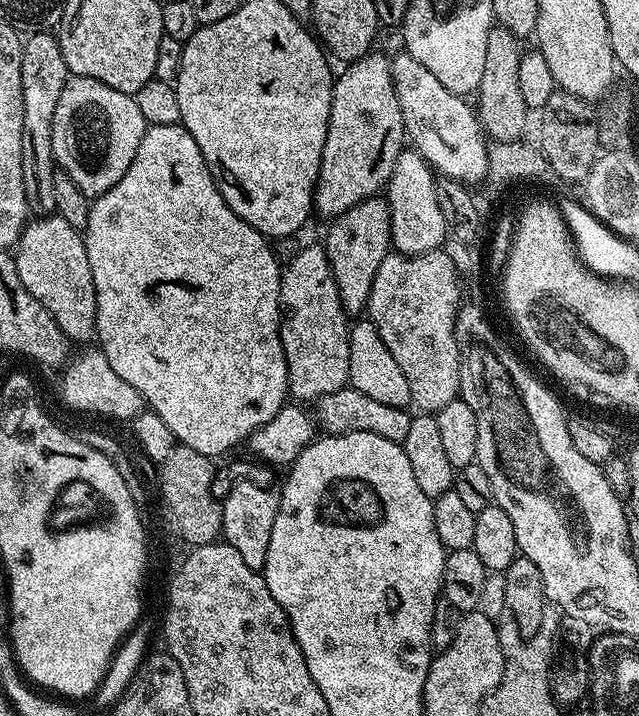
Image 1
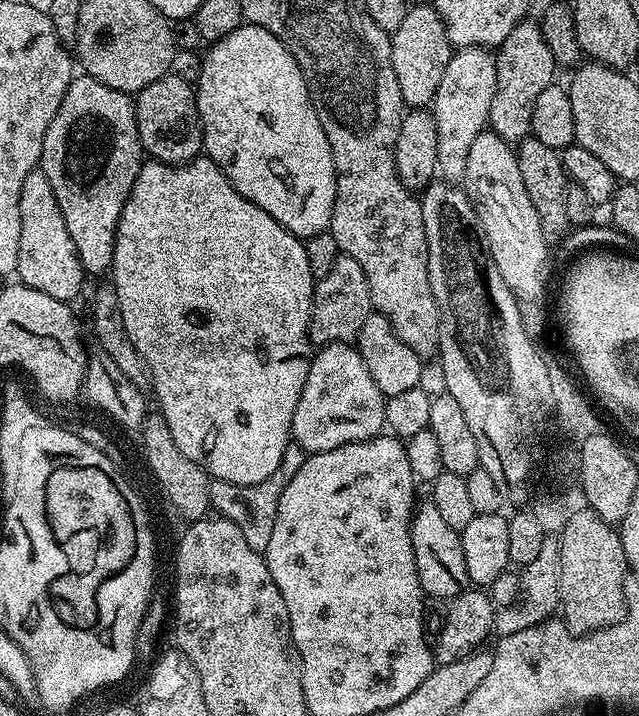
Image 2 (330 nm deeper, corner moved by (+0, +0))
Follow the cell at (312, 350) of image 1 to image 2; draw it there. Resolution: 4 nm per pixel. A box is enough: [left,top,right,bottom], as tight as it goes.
[308,254,374,346]

